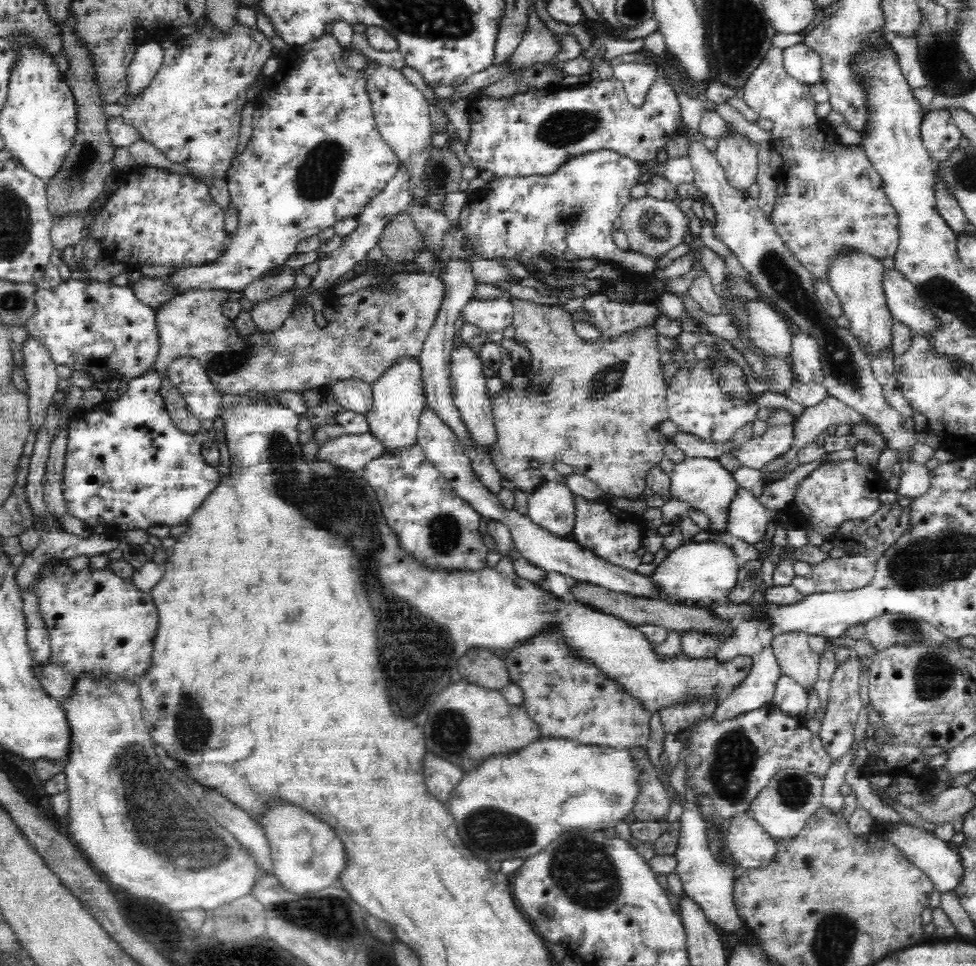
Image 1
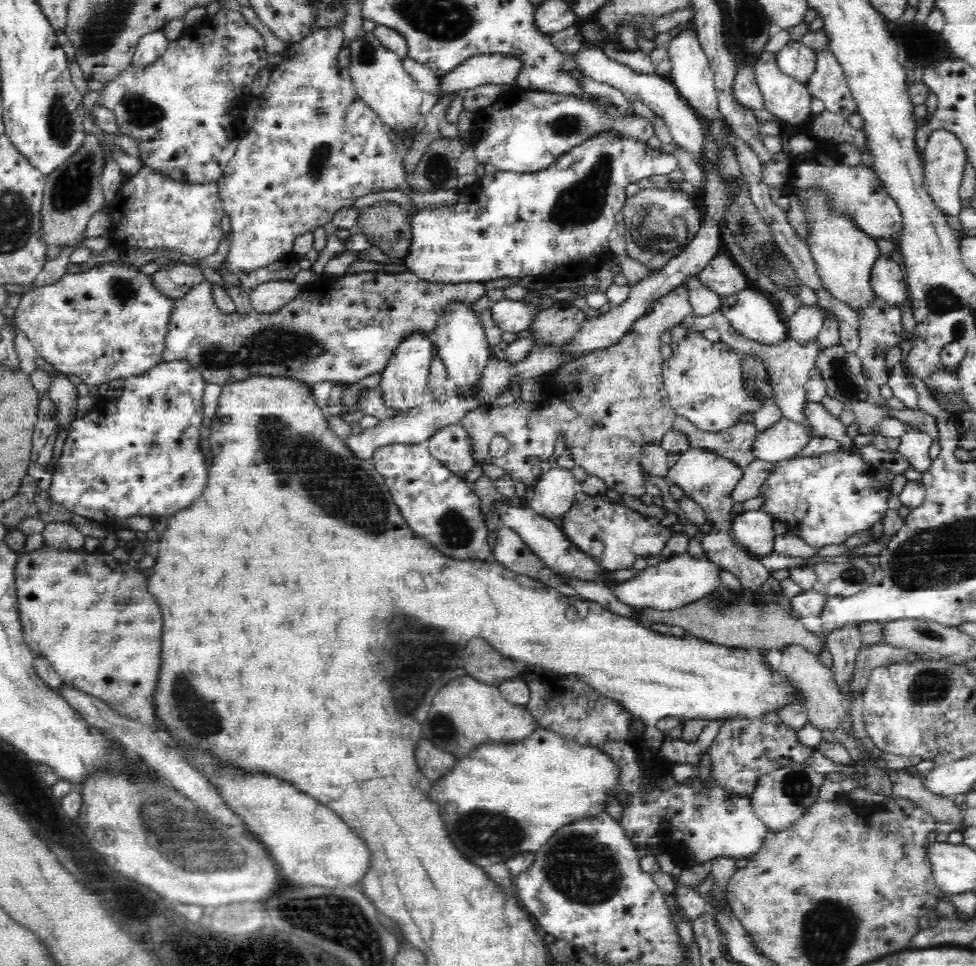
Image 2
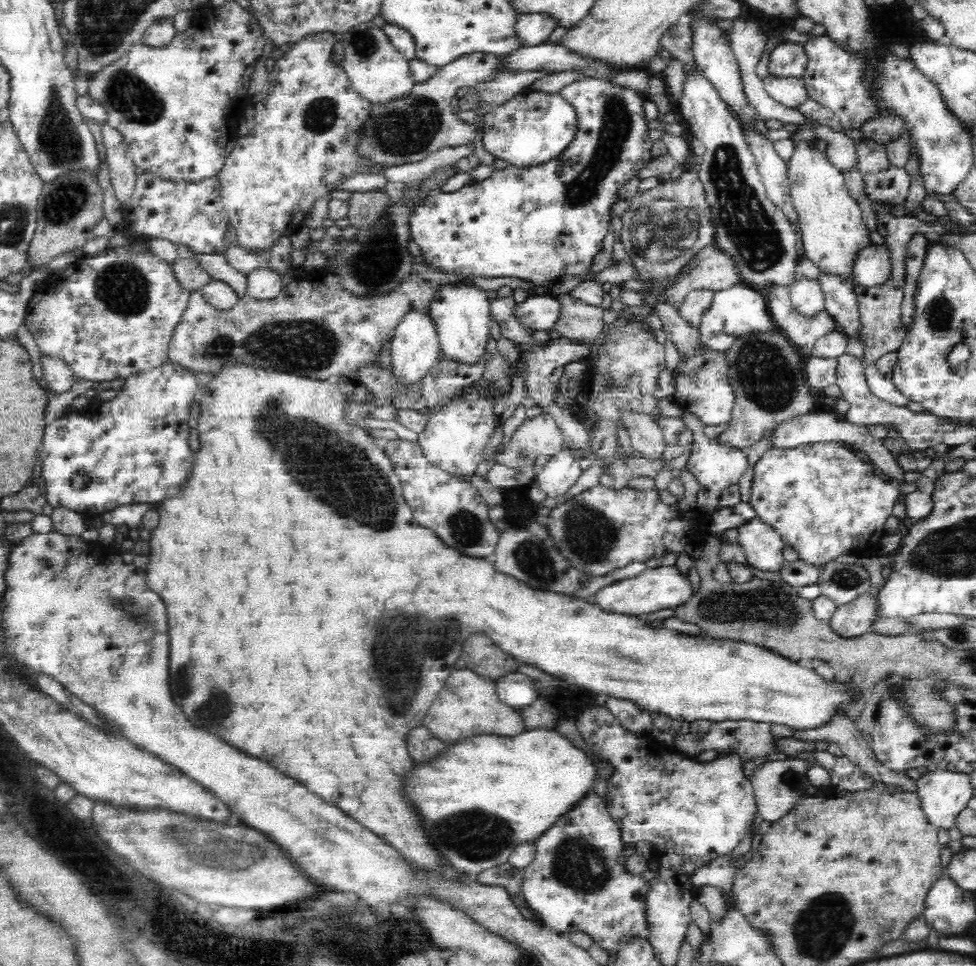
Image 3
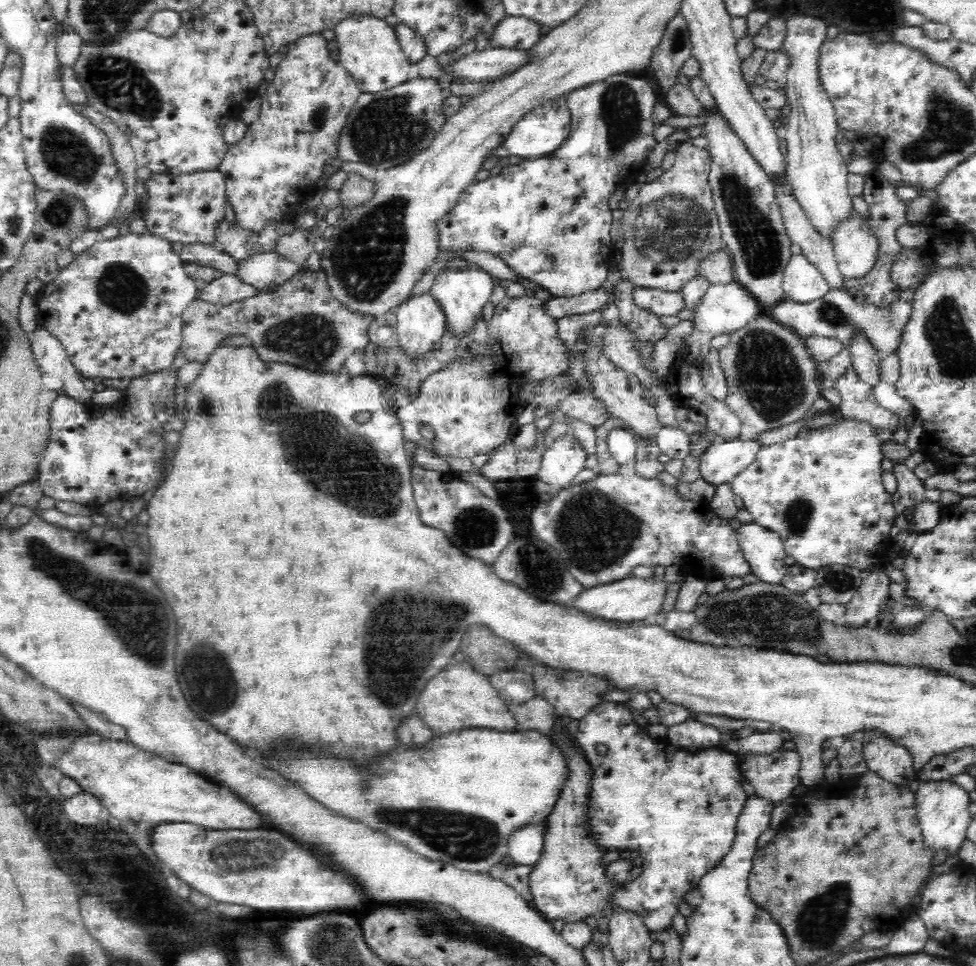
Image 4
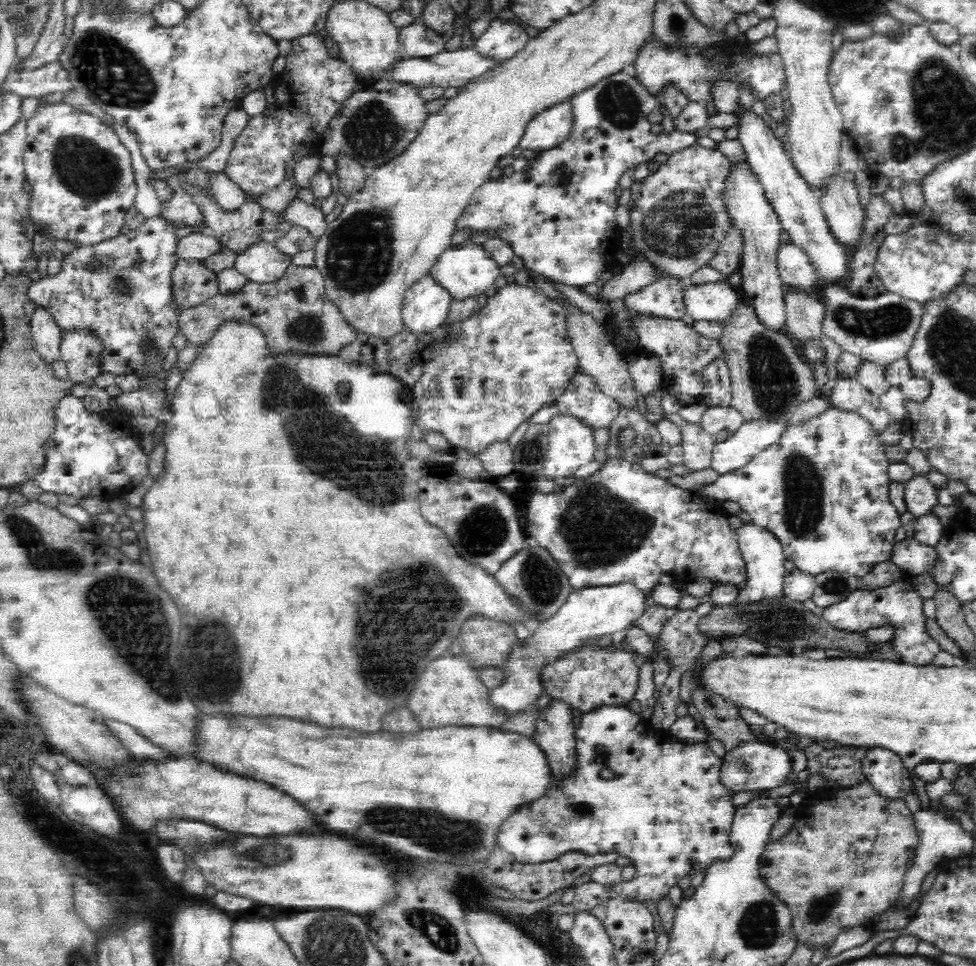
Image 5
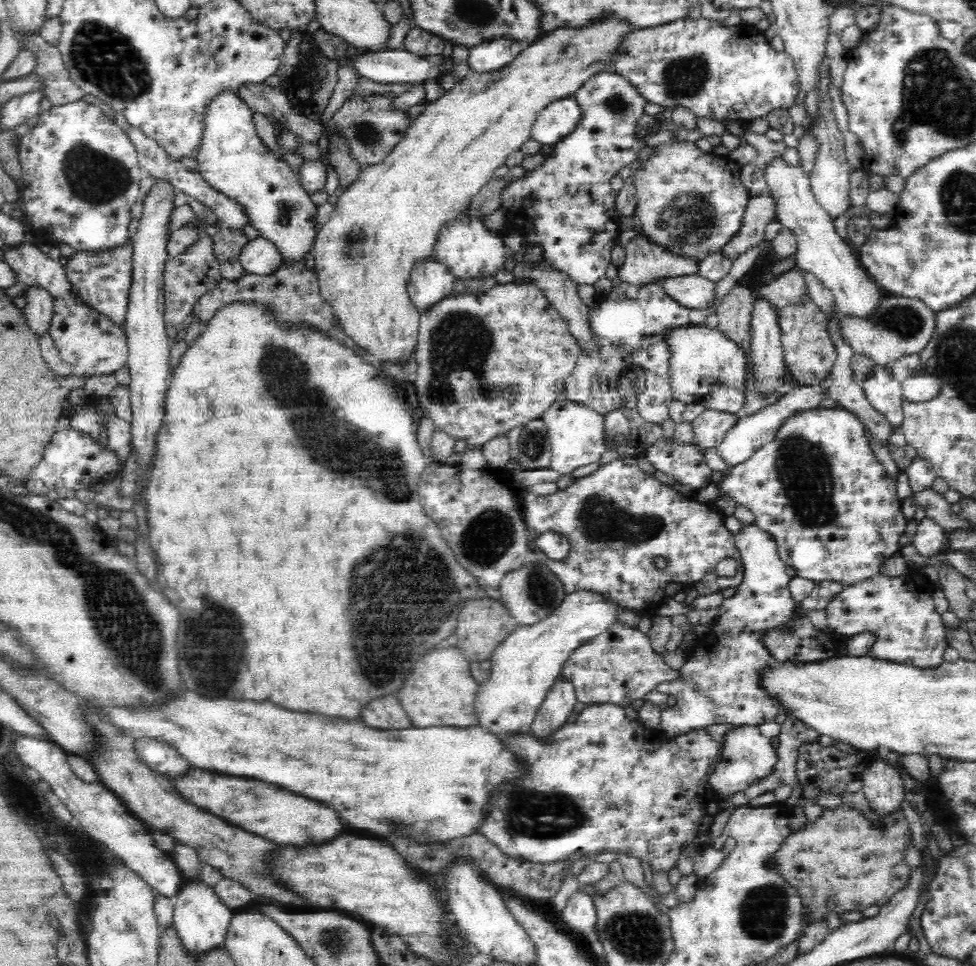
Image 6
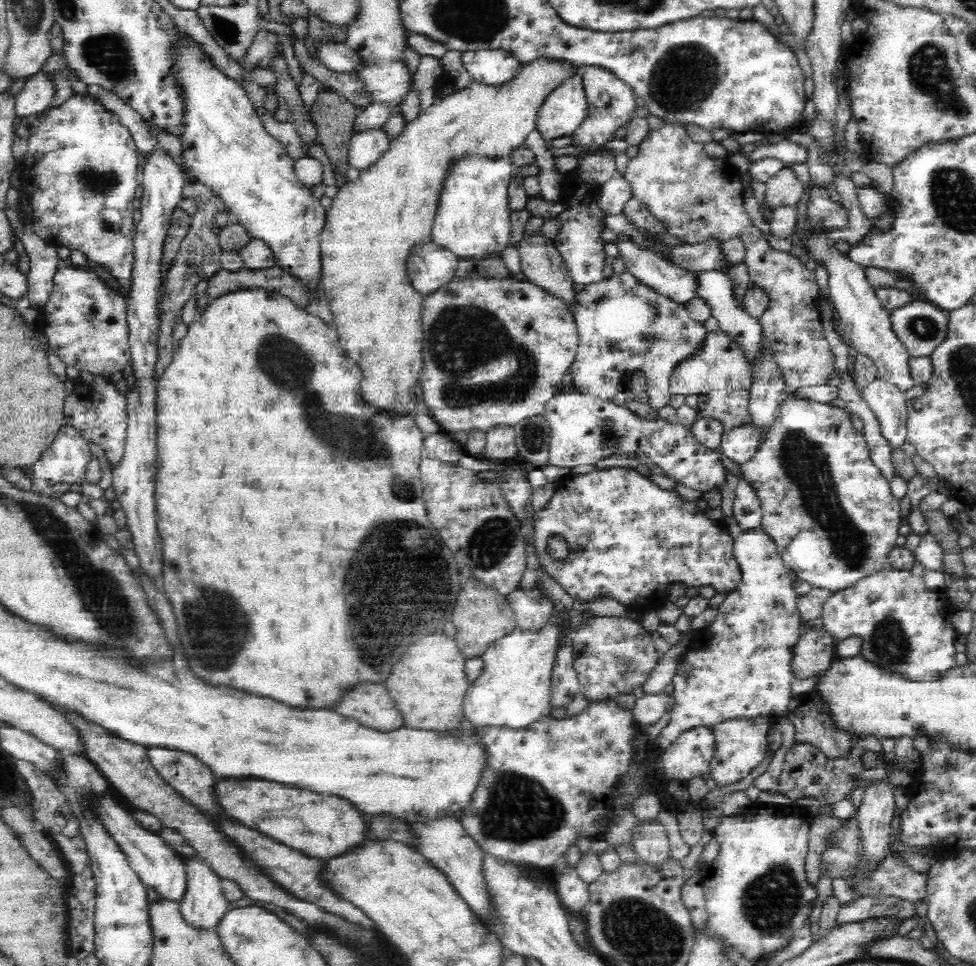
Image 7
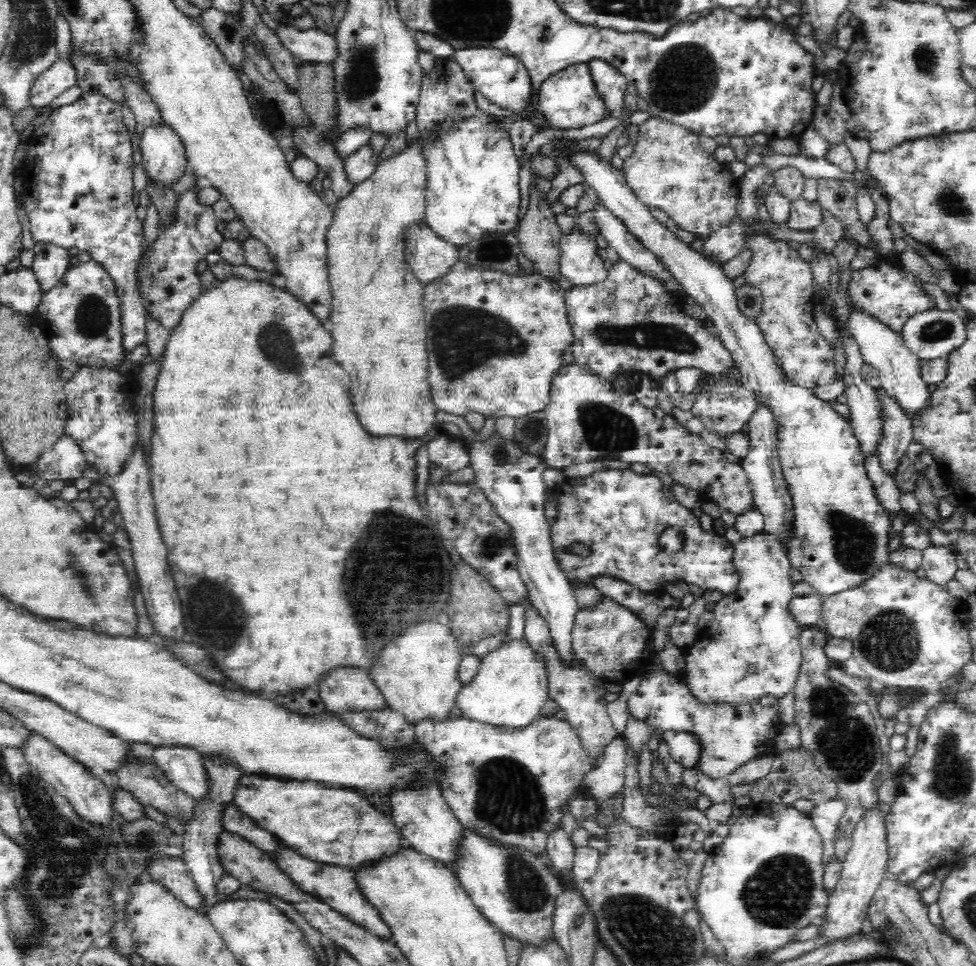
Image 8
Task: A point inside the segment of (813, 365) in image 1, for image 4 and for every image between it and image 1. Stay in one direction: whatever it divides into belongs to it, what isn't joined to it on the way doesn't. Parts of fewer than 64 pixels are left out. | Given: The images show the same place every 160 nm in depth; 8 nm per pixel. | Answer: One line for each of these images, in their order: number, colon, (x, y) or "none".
2: (805, 323)
3: (806, 295)
4: (802, 282)

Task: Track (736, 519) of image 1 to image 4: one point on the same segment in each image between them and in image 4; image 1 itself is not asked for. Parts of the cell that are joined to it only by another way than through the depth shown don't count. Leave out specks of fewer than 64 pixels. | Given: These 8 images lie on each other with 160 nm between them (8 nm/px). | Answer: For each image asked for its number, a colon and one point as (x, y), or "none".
2: (755, 530)
3: (764, 548)
4: (763, 550)

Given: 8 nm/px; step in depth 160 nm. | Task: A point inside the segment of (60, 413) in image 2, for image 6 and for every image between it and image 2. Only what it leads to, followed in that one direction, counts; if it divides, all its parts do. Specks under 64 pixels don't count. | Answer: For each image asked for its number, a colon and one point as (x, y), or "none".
3: (57, 374)
4: (58, 373)
5: (45, 332)
6: (38, 311)

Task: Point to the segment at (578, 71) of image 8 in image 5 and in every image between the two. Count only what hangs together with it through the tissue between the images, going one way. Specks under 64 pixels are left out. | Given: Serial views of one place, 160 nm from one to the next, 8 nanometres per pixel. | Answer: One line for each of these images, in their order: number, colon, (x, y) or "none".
5: (547, 129)
6: (559, 118)
7: (566, 107)

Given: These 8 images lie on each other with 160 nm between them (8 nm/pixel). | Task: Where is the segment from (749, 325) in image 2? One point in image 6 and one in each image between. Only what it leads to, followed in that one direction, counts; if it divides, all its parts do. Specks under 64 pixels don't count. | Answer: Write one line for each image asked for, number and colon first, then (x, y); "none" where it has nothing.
3: (739, 309)
4: (723, 308)
5: (714, 301)
6: (693, 291)

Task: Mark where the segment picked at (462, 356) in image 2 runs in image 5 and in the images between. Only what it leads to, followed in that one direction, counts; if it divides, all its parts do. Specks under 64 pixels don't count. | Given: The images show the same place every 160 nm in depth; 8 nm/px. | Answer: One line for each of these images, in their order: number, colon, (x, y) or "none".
3: (461, 311)
4: (463, 291)
5: (466, 269)

